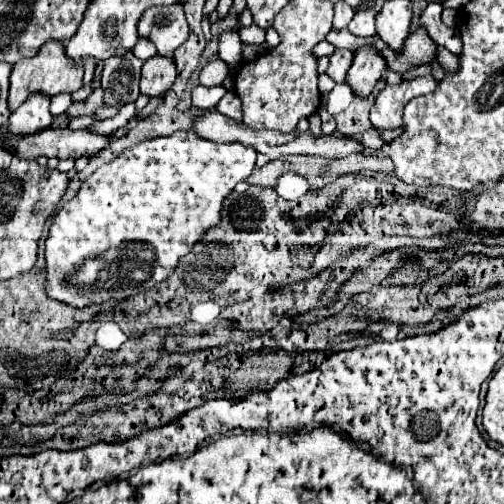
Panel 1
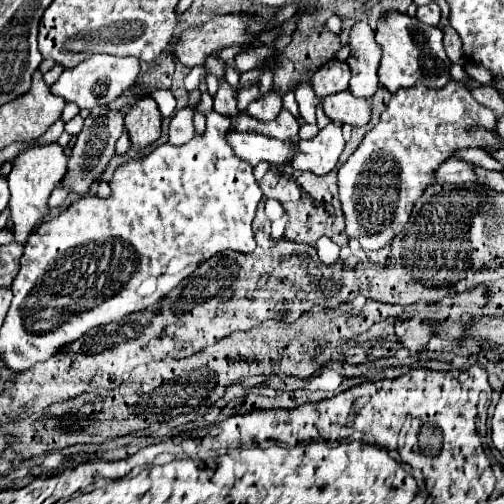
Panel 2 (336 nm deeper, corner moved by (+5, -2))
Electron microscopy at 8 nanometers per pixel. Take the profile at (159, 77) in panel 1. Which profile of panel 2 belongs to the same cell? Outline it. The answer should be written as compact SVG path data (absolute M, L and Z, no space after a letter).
M144 97L144 99L136 101L136 105L132 105L132 109L128 109L124 119L126 119L124 125L128 129L132 149L142 151L160 137L162 115L152 97Z

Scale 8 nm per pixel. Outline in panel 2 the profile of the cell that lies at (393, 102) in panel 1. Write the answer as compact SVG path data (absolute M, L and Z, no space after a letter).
M448 83L444 89L428 89L424 85L414 85L412 89L400 89L386 111L380 115L380 121L374 129L370 129L360 143L360 147L348 157L348 161L338 169L338 193L344 213L344 231L348 239L356 239L364 251L378 251L390 247L396 233L408 223L412 207L422 197L422 193L436 181L438 167L456 155L460 149L482 149L484 153L492 153L502 145L496 143L490 147L486 141L476 141L468 135L472 127L484 127L488 131L496 131L496 111L480 105L470 91L460 83Z

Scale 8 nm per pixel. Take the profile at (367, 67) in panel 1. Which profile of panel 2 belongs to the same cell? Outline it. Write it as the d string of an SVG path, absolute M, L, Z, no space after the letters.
M348 91L324 97L322 107L330 121L340 123L340 125L348 123L352 127L366 125L370 121L370 111L372 111L368 99L352 97L352 93L348 93Z

